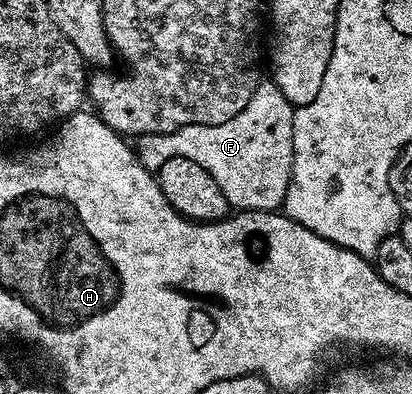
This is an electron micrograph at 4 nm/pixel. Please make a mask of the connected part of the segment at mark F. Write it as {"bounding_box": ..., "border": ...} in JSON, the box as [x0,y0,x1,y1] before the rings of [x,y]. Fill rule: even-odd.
{"bounding_box":[133,79,295,212],"border":[[[263,79],[245,107],[225,123],[187,124],[173,132],[146,133],[136,138],[133,148],[151,172],[171,157],[185,157],[211,173],[232,208],[276,212],[282,208],[292,177],[294,114],[295,107],[275,82]]]}

